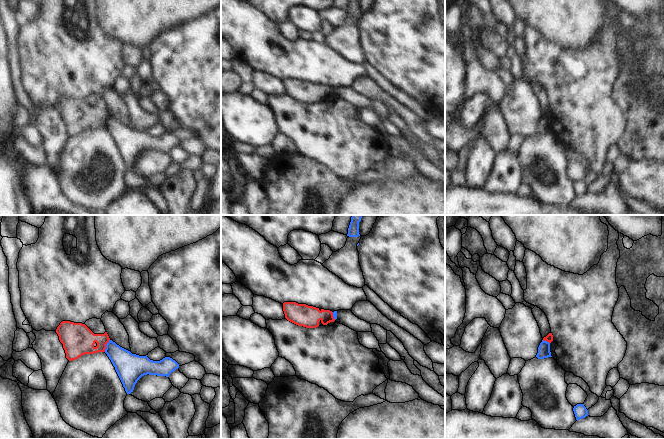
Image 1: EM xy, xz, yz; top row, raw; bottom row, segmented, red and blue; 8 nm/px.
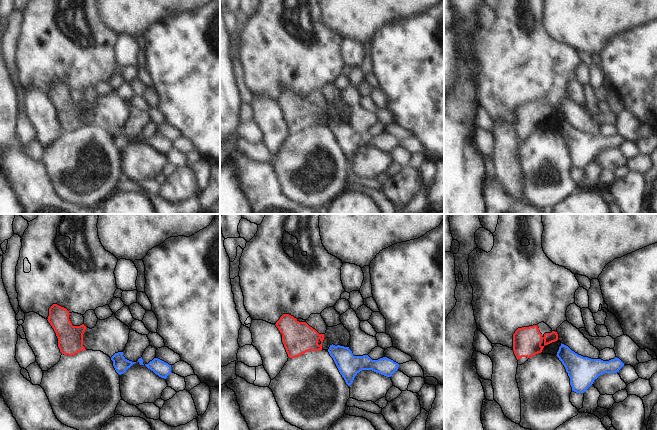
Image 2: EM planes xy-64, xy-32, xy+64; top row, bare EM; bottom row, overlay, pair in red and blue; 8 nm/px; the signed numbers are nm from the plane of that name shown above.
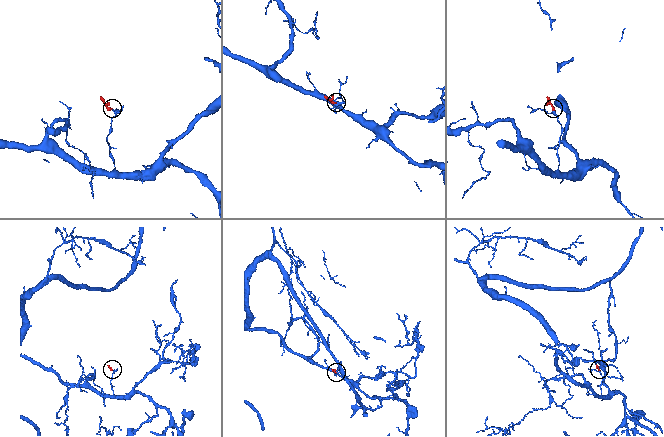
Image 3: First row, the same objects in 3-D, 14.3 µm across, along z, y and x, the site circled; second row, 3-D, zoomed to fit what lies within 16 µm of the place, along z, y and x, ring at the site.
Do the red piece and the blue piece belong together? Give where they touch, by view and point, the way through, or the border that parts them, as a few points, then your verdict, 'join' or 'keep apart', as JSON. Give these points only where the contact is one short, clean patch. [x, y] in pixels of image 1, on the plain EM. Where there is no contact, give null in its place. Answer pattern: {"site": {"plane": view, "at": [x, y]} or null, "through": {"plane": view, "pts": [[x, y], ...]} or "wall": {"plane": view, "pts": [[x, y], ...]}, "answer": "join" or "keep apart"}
{"site": {"plane": "xy", "at": [105, 121]}, "wall": {"plane": "xy", "pts": [[109, 115], [104, 127]]}, "answer": "keep apart"}

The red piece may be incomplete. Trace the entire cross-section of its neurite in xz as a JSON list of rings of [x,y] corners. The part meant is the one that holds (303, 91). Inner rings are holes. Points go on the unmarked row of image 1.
[[[284,78],[283,87],[288,97],[306,104],[316,104],[320,98],[323,101],[327,101],[335,97],[330,86],[320,86],[319,84],[296,78]]]

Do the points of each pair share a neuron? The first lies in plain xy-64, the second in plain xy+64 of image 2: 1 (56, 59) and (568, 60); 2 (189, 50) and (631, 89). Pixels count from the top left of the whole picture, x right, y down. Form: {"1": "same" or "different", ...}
{"1": "same", "2": "same"}

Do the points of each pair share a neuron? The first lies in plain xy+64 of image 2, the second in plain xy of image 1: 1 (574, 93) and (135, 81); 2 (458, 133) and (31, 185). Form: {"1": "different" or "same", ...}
{"1": "different", "2": "different"}

